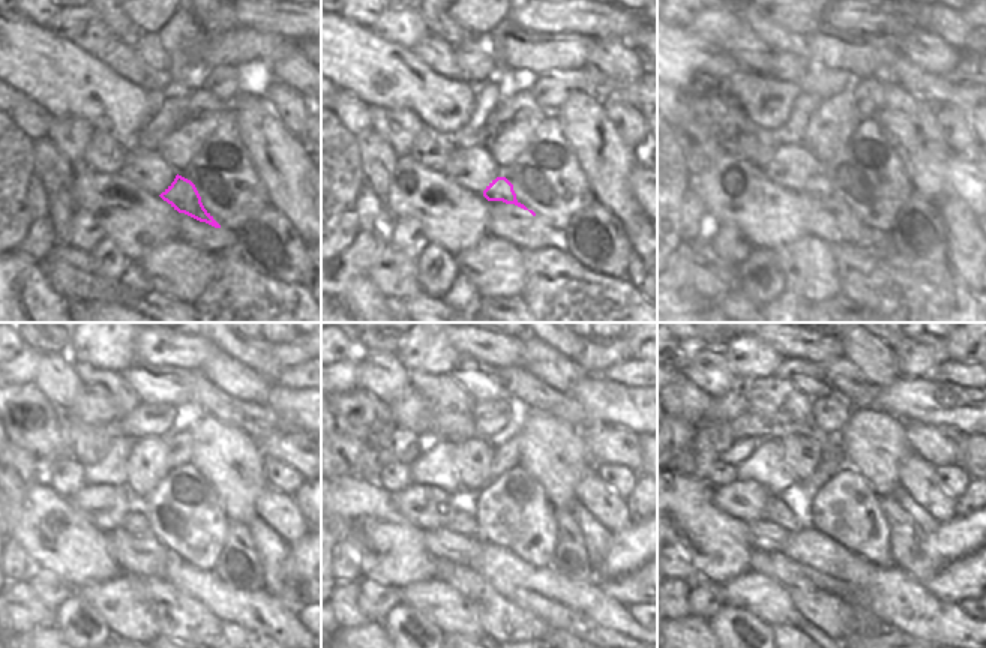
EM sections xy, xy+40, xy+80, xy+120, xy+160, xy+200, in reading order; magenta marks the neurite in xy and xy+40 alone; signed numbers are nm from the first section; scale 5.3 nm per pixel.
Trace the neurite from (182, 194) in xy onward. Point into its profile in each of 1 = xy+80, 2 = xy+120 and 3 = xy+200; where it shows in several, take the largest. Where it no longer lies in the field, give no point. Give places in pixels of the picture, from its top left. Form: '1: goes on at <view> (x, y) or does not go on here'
1: goes on at xy+80 (821, 191)
2: goes on at xy+120 (135, 524)
3: goes on at xy+200 (776, 512)

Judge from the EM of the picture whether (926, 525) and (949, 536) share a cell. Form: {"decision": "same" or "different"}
{"decision": "different"}

